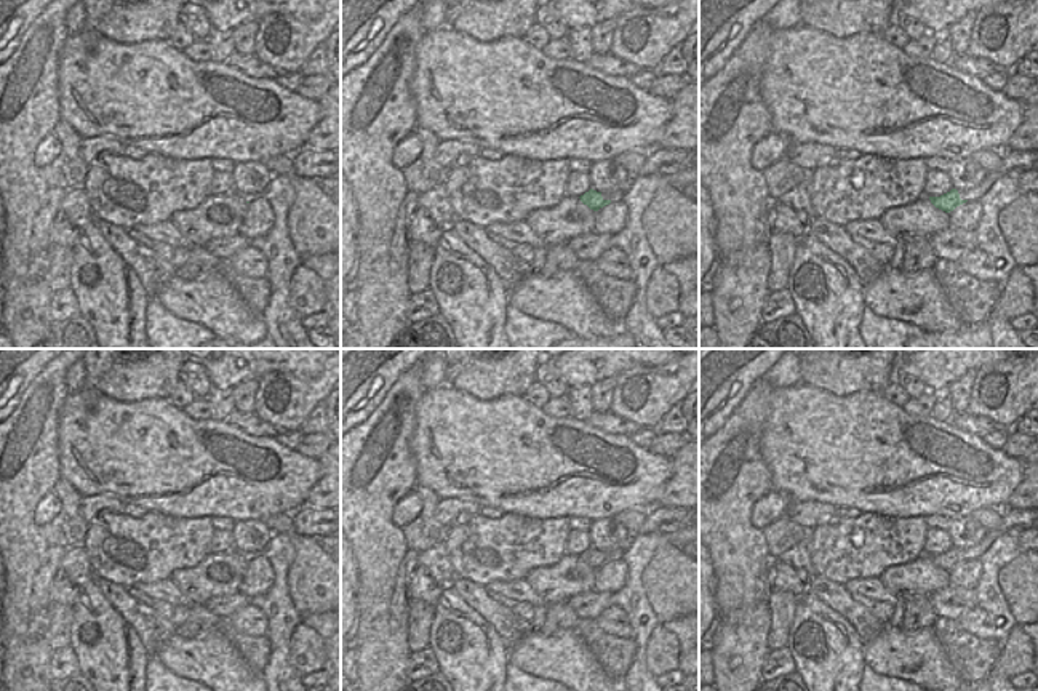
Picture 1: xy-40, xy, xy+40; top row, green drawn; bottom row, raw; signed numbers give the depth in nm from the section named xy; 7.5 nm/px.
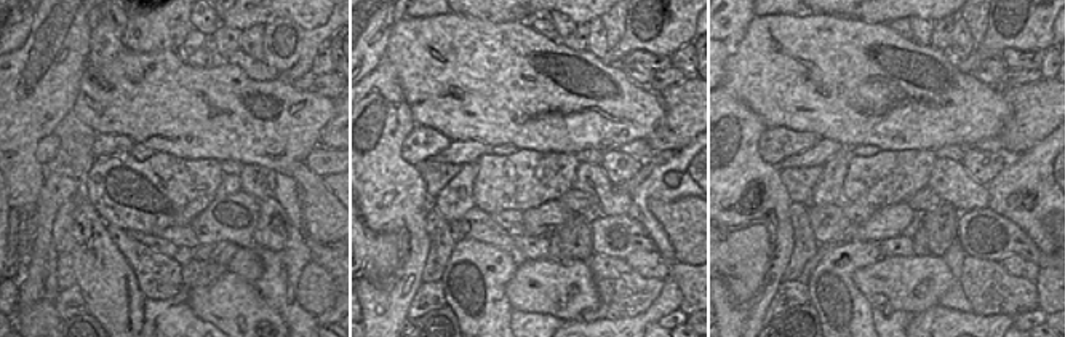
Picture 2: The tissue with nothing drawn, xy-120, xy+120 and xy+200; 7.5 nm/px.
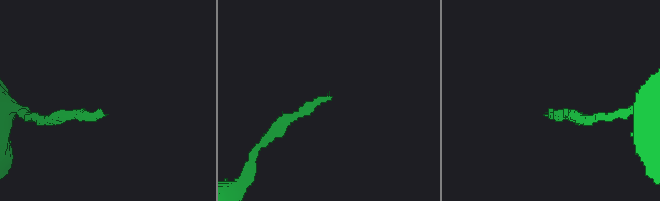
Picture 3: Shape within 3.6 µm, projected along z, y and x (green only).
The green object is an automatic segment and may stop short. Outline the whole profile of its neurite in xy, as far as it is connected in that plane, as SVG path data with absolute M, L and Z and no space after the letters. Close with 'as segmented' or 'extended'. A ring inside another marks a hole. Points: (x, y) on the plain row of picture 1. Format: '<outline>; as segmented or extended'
M629 542L616 550L597 550L590 547L584 553L581 553L581 560L587 563L590 568L598 569L600 566L609 563L614 558L622 558Z; extended

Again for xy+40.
M1006 509L1001 515L1001 523L987 531L985 536L976 542L974 545L968 549L956 549L952 547L950 550L940 553L940 555L929 555L931 561L945 569L950 571L956 565L971 560L971 558L980 558L987 549L993 544L996 537L1000 537L1003 533L1012 529L1014 526L1020 529L1030 529L1035 526L1038 518L1038 510L1009 510Z; extended

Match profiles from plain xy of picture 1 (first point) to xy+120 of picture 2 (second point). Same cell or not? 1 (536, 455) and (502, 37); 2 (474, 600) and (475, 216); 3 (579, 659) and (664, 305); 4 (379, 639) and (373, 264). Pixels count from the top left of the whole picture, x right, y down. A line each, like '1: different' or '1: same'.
1: same
2: same
3: different
4: different

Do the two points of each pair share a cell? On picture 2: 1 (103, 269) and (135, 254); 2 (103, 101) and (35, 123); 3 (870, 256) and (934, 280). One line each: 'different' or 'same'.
1: different
2: different
3: different

